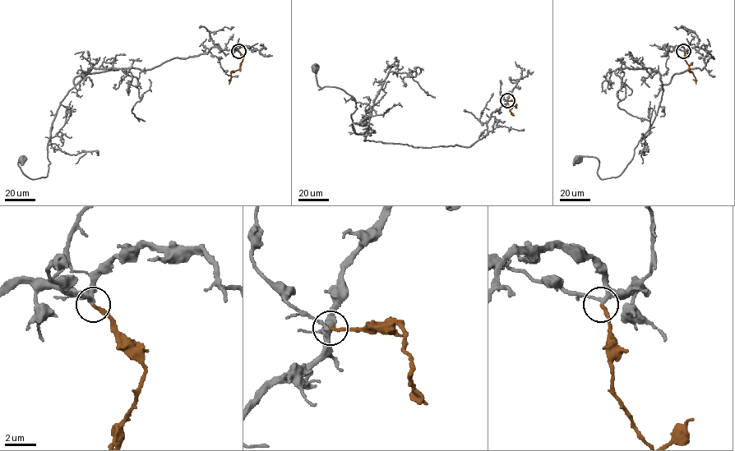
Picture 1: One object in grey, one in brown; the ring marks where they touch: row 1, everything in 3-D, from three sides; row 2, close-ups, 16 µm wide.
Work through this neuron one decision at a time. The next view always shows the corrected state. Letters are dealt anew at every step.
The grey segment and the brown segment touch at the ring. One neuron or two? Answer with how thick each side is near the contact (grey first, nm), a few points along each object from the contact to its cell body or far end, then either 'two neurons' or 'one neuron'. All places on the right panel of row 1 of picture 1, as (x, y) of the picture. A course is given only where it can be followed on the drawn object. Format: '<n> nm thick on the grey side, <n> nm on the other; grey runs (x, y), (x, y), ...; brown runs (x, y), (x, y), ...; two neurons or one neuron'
200 nm thick on the grey side, 200 nm on the other; grey runs (683, 51), (702, 48), (714, 58), (663, 85), (657, 113), (621, 174), (601, 179), (598, 159), (578, 160); brown runs (683, 51), (688, 71), (693, 73), (695, 84); one neuron

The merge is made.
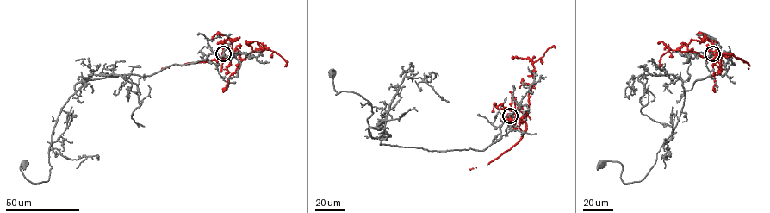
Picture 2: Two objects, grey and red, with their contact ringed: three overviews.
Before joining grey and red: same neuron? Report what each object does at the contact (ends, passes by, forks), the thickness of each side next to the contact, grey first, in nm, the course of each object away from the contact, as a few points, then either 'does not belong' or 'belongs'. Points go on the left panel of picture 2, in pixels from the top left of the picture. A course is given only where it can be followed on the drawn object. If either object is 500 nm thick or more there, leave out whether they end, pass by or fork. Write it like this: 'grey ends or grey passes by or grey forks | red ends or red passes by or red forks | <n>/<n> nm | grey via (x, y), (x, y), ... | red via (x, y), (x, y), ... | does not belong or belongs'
grey ends | red ends | 190/220 nm | grey via (223, 53), (150, 76), (77, 82), (52, 133), (49, 178), (31, 183), (21, 170), (24, 165) | red via (223, 53), (228, 59), (236, 54), (244, 59), (256, 51), (270, 49), (287, 63), (284, 66) | does not belong

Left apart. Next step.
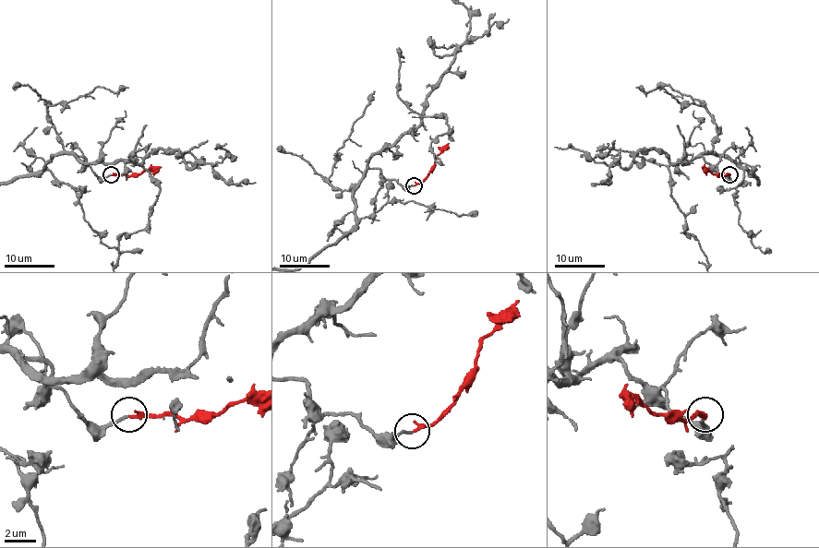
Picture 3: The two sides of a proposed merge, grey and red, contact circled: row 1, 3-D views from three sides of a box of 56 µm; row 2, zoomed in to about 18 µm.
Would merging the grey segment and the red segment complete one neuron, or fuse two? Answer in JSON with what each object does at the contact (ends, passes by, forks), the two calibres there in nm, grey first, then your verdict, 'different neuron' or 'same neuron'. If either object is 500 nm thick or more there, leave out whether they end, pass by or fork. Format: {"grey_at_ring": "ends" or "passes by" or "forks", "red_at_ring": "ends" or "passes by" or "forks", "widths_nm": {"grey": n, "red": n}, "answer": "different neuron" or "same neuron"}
{"grey_at_ring": "ends", "red_at_ring": "ends", "widths_nm": {"grey": 170, "red": 240}, "answer": "same neuron"}

